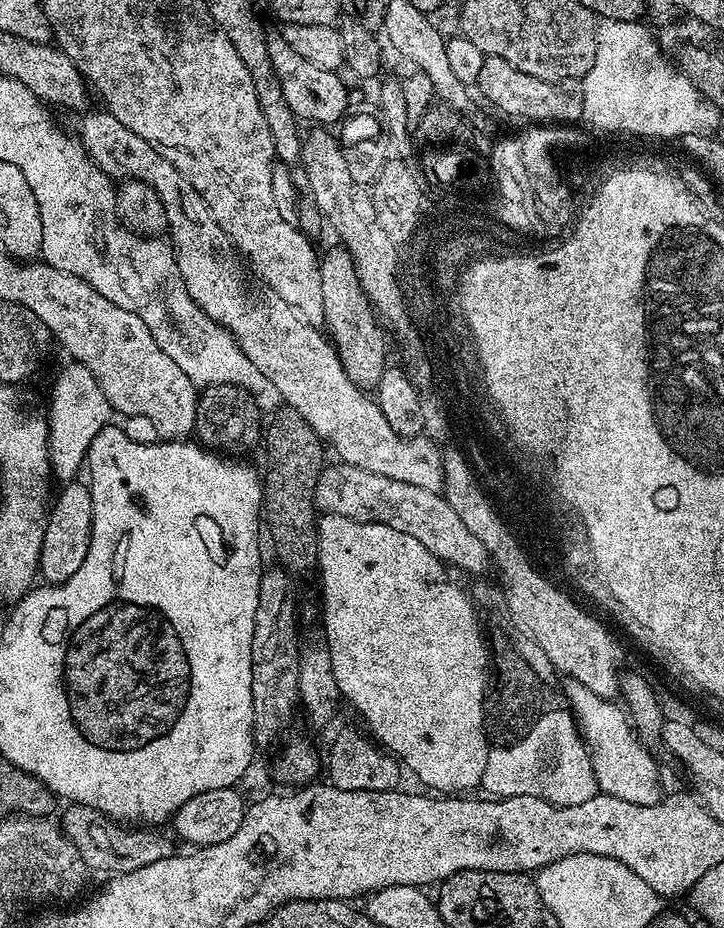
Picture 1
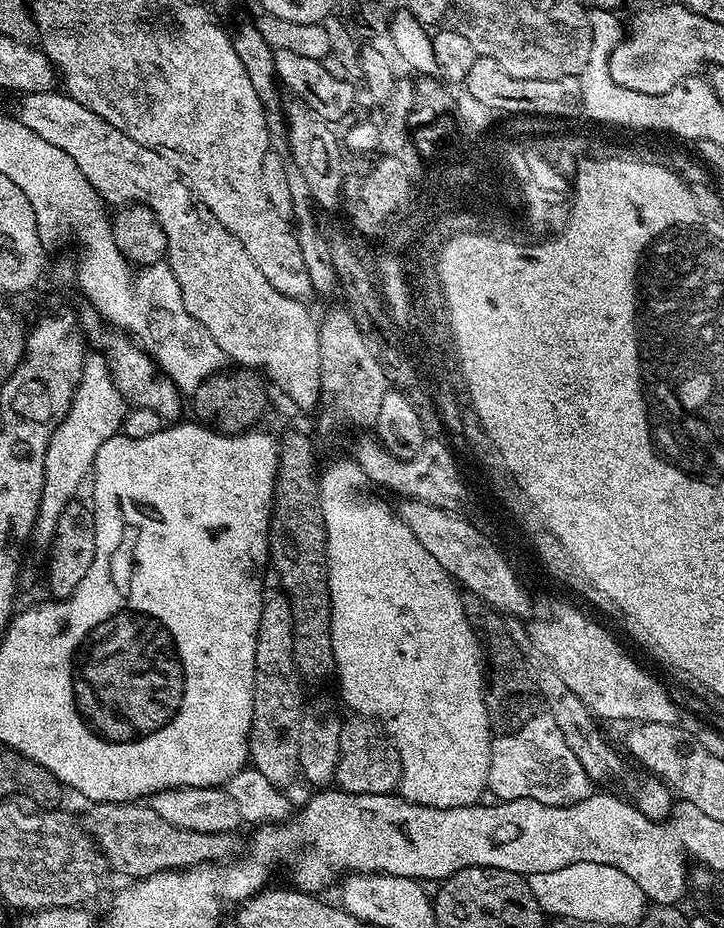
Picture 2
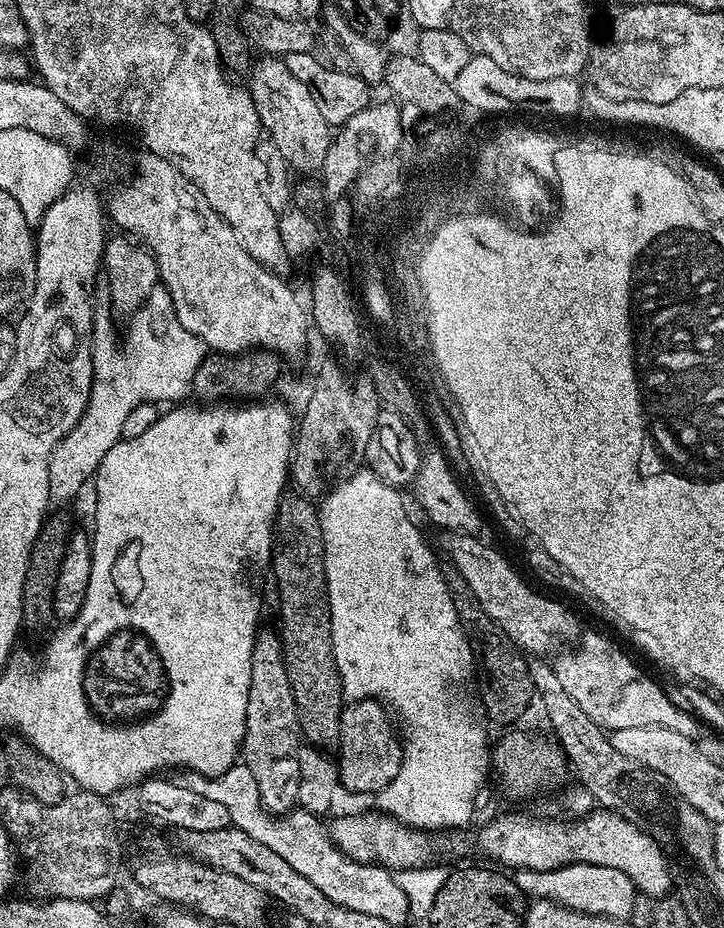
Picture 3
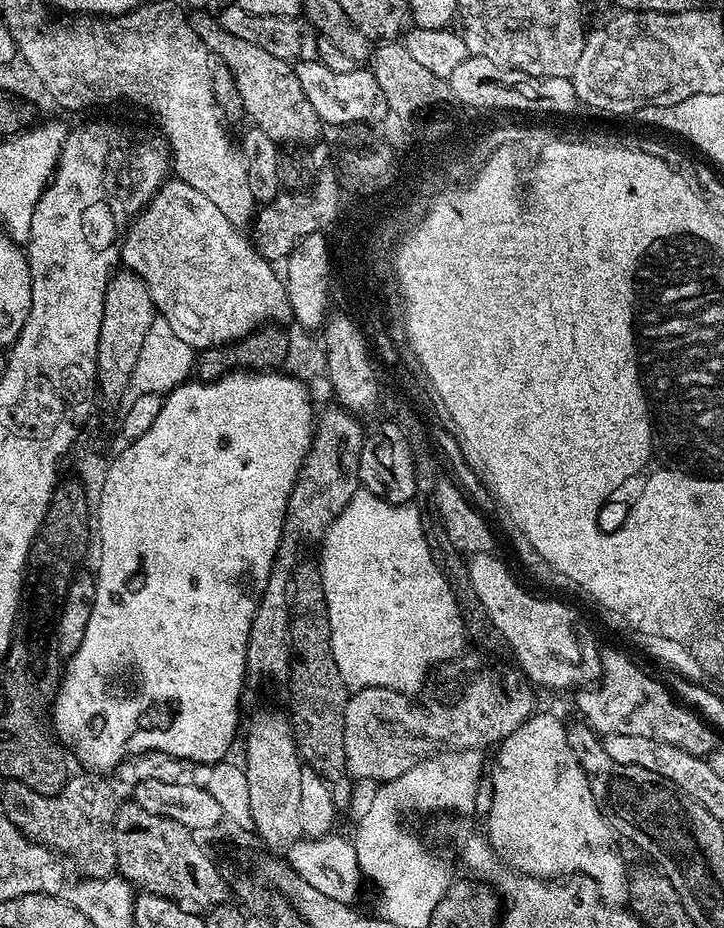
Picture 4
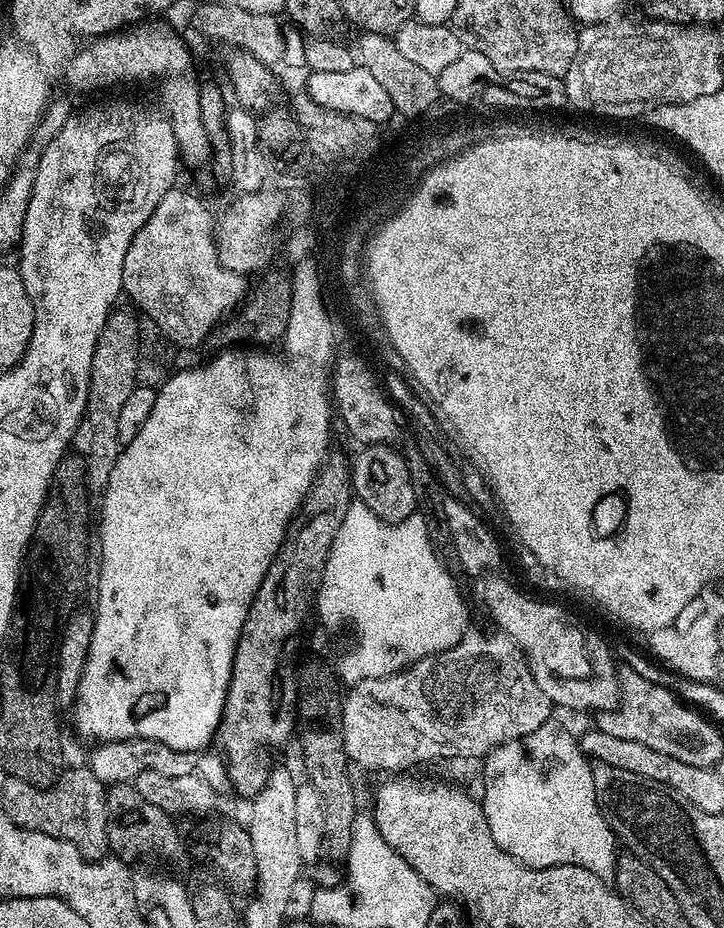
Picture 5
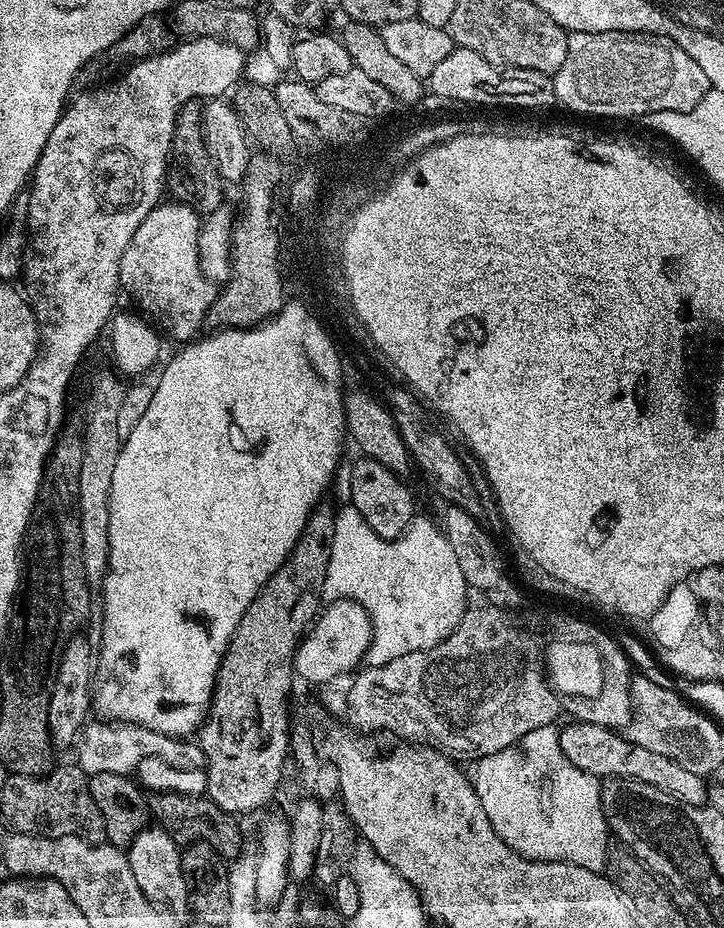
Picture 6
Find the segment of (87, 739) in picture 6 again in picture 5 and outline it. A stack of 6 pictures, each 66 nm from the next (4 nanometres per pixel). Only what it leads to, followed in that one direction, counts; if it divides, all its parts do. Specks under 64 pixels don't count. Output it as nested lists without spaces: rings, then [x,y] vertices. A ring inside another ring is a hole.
[[[109,740],[97,743],[95,747],[86,764],[105,786],[134,782],[138,774],[154,770],[154,774],[163,774],[166,778],[202,778],[202,782],[206,782],[206,786],[210,786],[218,794],[223,793],[223,788],[229,787],[228,768],[223,759],[212,750],[179,752],[153,740]]]

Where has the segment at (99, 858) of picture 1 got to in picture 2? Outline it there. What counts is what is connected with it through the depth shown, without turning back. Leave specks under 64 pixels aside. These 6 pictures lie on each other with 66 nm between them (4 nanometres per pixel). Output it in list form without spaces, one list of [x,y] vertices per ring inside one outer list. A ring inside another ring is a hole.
[[[129,802],[127,804],[98,804],[93,803],[92,808],[85,816],[82,816],[82,825],[84,831],[87,832],[89,838],[93,841],[96,847],[106,857],[107,867],[113,868],[116,872],[121,872],[124,876],[132,876],[128,878],[143,878],[146,876],[153,876],[159,872],[171,872],[173,870],[179,870],[182,868],[192,868],[195,864],[227,864],[229,860],[235,860],[237,856],[241,855],[245,851],[246,844],[242,839],[239,840],[239,835],[236,832],[223,832],[222,834],[198,834],[197,832],[191,832],[190,830],[182,830],[178,826],[170,826],[170,822],[166,822],[166,818],[162,818],[159,814],[154,814],[154,810],[147,803],[144,802]]]

